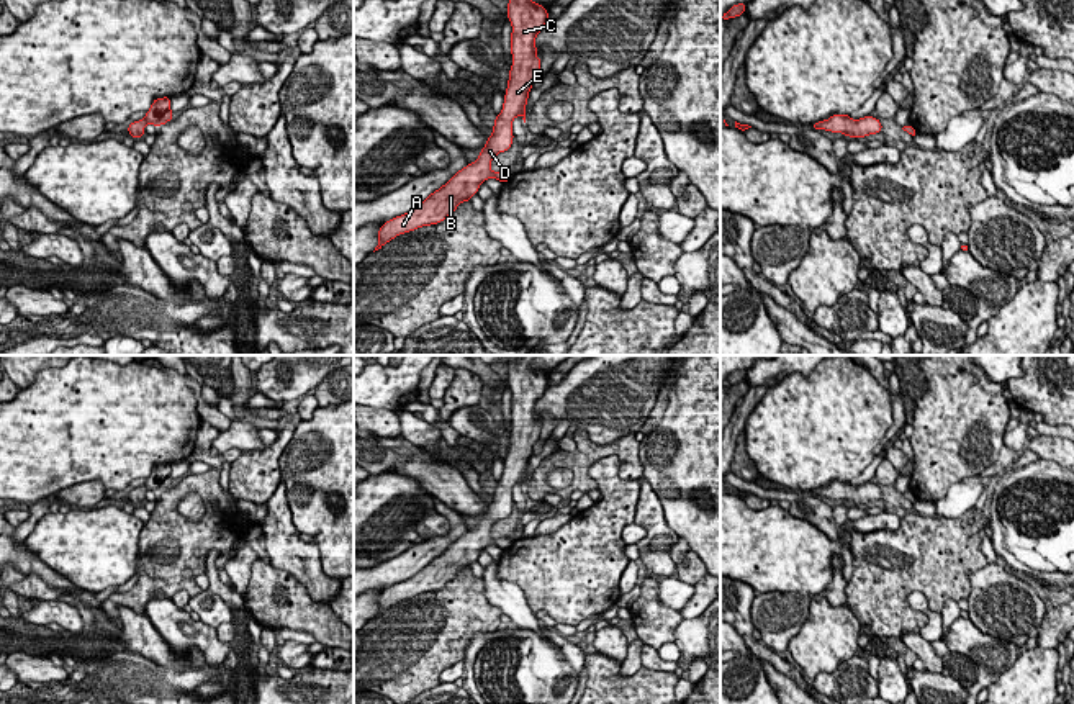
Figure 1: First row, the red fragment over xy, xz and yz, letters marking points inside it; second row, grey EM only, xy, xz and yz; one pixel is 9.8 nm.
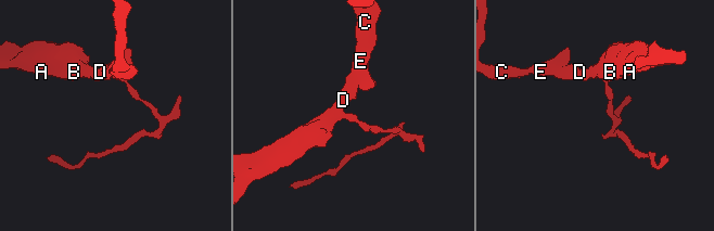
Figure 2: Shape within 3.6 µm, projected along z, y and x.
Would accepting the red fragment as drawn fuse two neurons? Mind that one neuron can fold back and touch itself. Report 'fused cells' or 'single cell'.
single cell

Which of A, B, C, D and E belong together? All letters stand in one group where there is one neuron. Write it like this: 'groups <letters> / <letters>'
groups A B C D E

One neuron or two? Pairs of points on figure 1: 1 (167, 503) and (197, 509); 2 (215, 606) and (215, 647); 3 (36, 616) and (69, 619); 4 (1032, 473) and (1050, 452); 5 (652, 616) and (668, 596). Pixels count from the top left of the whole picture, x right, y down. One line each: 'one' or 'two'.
1: two
2: two
3: one
4: two
5: two

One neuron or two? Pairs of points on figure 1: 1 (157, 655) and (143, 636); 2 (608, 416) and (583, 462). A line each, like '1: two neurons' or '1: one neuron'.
1: one neuron
2: two neurons

